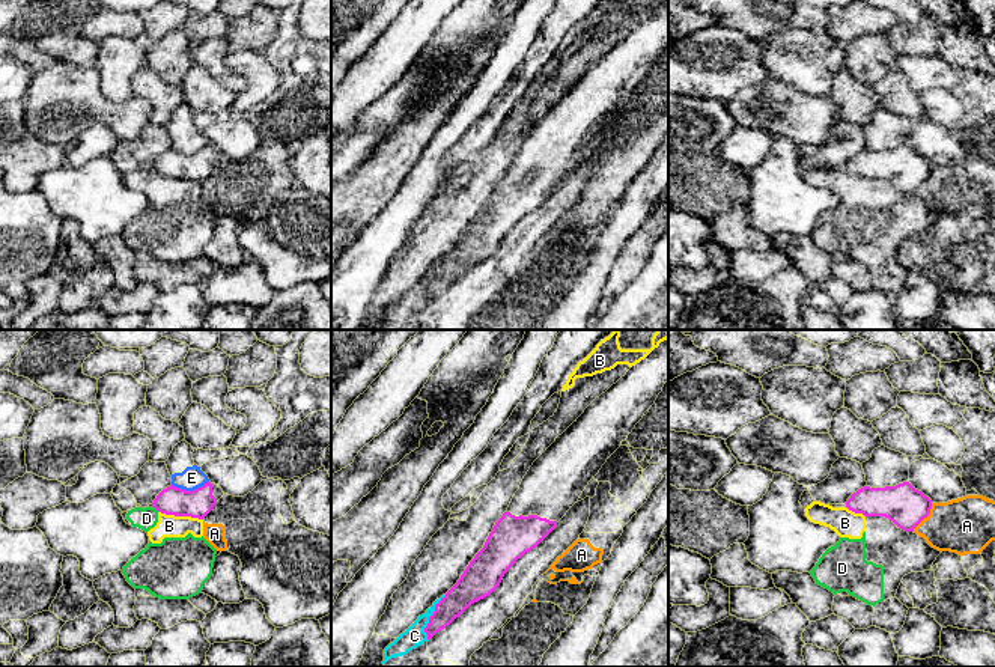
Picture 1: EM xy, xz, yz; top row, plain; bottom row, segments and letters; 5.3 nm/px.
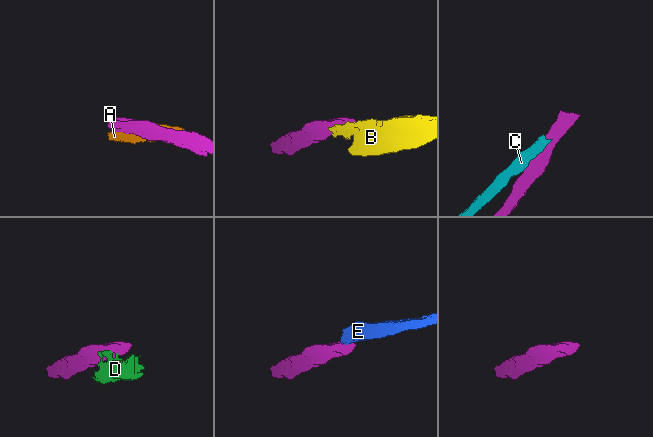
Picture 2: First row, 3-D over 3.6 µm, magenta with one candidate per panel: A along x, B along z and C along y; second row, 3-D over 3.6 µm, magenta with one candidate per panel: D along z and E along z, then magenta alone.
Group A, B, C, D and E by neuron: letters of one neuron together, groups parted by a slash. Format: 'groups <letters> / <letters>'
groups A / B D / C E

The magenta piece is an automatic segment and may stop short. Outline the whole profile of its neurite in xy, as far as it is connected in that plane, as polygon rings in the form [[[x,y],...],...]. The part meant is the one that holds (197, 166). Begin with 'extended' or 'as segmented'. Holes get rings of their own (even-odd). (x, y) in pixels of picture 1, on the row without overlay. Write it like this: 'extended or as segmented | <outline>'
extended | [[[211,145],[194,154],[170,148],[157,158],[152,167],[166,178],[203,182],[223,158],[223,152]]]

